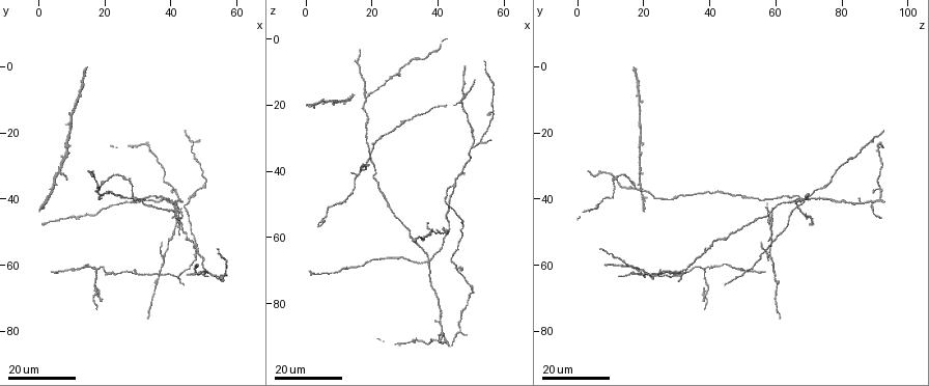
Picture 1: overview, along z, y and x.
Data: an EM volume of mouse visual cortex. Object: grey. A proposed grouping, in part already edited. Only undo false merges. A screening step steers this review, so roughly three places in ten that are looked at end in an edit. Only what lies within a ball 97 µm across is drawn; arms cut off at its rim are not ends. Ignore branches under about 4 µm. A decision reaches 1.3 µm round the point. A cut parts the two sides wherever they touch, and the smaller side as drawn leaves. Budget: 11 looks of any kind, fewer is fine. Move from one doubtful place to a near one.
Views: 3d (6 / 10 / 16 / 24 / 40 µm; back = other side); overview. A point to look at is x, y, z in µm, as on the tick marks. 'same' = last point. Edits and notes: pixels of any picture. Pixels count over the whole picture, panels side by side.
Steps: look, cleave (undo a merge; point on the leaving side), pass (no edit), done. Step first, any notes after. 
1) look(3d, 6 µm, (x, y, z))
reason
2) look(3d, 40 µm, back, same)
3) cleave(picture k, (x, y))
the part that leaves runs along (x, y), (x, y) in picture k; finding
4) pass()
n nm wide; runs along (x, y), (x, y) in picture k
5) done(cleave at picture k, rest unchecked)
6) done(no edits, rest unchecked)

look(3d, 16 µm, (17.5, 61.0, 38.5))
arms part here

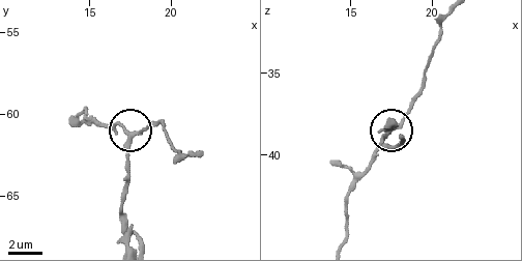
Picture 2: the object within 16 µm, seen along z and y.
look(3d, 6 µm, same)

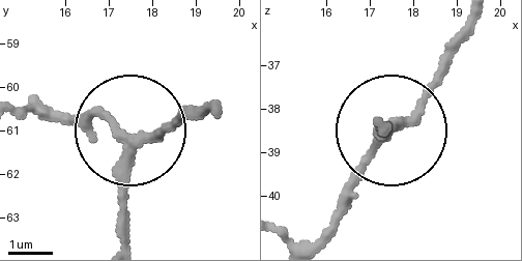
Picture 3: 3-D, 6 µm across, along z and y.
look(3d, 6 µm, back, same)

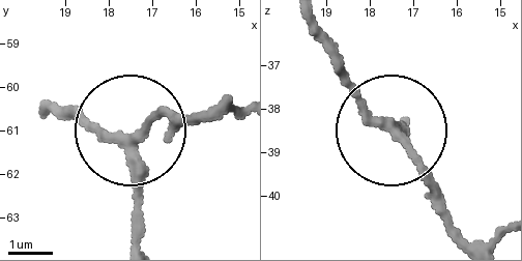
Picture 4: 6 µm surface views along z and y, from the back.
cleave(picture 4, (137, 207))
3 arms; the part that leaves runs along (128, 142), (140, 238) in picture 4; two neurons meet here

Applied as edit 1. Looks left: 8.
look(overview)
see it whole again

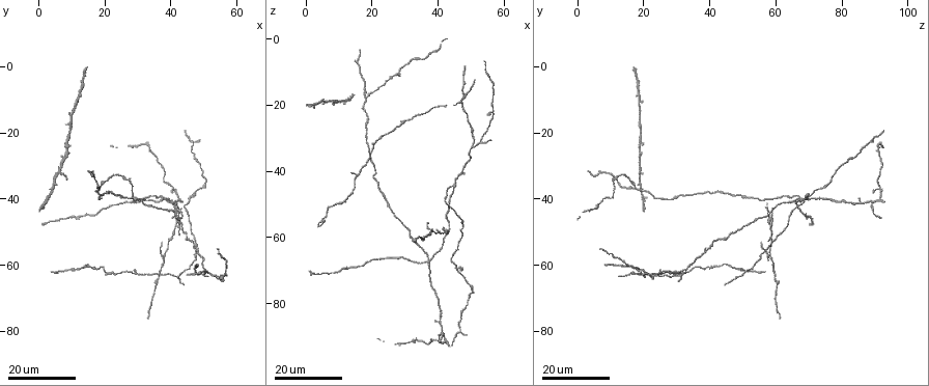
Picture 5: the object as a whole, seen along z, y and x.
look(3d, 16 µm, (18.0, 40.0, 29.5))
thick turns thin

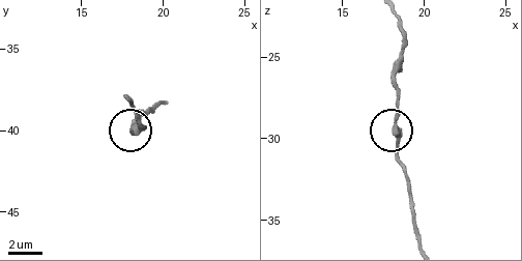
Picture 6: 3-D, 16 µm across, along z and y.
look(3d, 10 µm, same)
zoom in

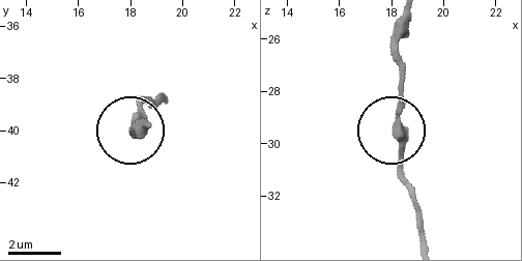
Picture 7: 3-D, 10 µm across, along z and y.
pass()
runs along (426, 242), (395, 128), (399, 37) in picture 7; one neuron here

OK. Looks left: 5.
look(3d, 24 µm, (7.0, 31.0, 18.5))
looks like a crossing

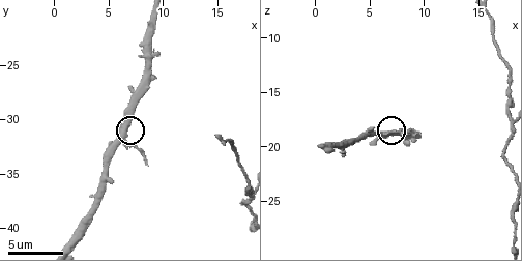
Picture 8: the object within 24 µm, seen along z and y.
look(3d, 10 µm, (6.2, 31.4, 19.2))
closer look

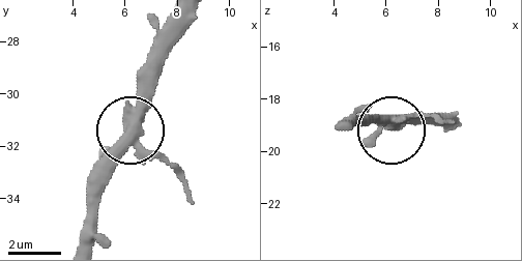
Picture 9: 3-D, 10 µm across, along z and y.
cleave(picture 9, (144, 161))
side arm 14 µm; 4 arms; a second neuron is stuck on

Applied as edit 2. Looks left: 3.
look(3d, 24 µm, (18.0, 36.5, 17.5))
side arm on a straight run

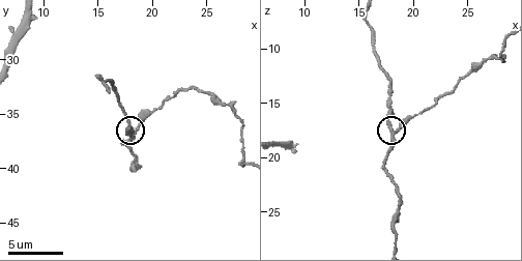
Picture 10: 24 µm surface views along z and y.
look(3d, 10 µm, same)

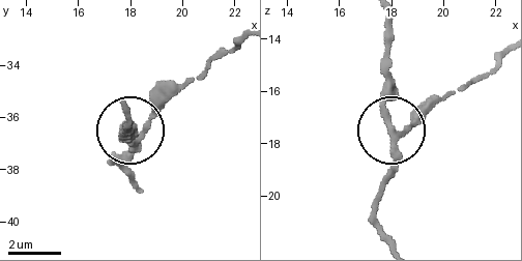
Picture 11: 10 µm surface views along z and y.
pass()
runs along (390, 241), (372, 214), (395, 141), (385, 50) in picture 11; continuous, no second neuron

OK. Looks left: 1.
done(cleave at picture 4, cleave at picture 9, rest unchecked)

